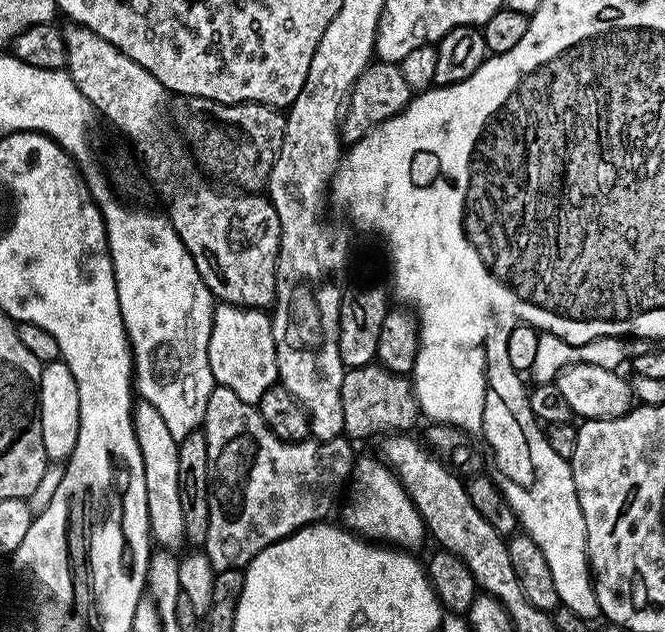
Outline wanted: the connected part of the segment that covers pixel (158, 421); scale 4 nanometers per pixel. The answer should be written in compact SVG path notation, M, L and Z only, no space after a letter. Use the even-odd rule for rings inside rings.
M137 401L135 406L133 407L133 415L132 415L132 422L135 426L135 437L138 439L138 446L139 450L142 452L142 462L143 462L143 478L146 480L146 490L147 490L147 512L148 512L148 524L149 524L149 533L153 538L153 541L165 551L181 551L181 547L185 547L187 540L185 538L185 523L183 521L182 515L182 506L181 502L183 500L183 496L180 493L180 487L178 486L178 448L179 443L177 440L171 437L170 430L167 429L166 422L162 419L162 414L159 414L158 410L151 406L150 403L146 403L144 401Z

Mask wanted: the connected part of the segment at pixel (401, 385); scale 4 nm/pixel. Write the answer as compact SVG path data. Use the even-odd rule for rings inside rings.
M379 362L345 371L342 378L342 422L345 437L356 441L364 440L367 436L380 438L385 434L408 434L419 420L422 420L420 403L408 376L394 374Z

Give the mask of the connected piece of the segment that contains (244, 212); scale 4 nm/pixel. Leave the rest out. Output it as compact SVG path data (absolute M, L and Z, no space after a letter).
M192 180L173 194L166 215L186 246L190 258L194 258L194 266L198 266L202 282L206 282L217 301L236 304L239 308L271 309L272 303L276 301L276 267L282 234L278 210L274 210L267 195L243 190L228 191L232 192L223 192L200 180Z

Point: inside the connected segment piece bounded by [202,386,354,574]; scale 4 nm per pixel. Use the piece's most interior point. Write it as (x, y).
(262, 489)

